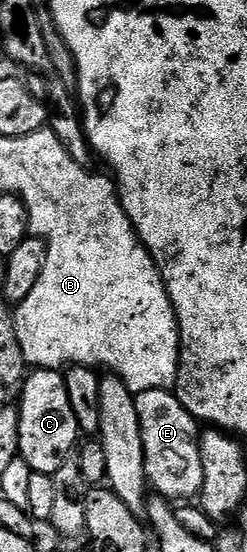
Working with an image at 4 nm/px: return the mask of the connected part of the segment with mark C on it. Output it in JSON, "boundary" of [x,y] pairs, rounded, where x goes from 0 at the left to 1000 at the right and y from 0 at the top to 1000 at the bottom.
{"boundary":[[[231,668],[121,670],[93,688],[85,705],[69,815],[81,830],[109,835],[130,853],[215,861],[287,830],[320,803],[312,764],[287,741],[287,719],[271,719],[259,678]]]}

